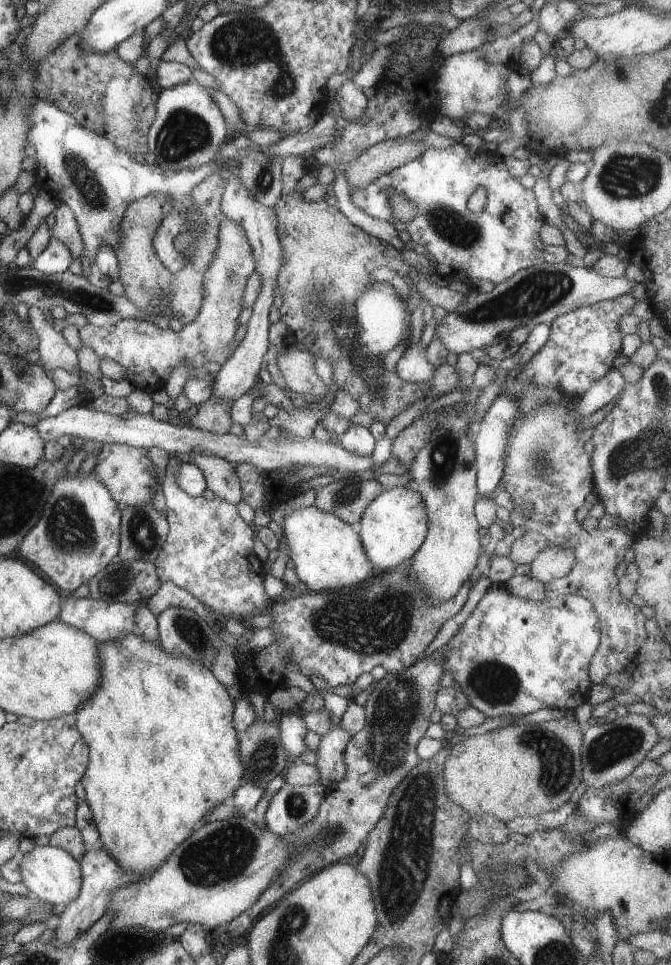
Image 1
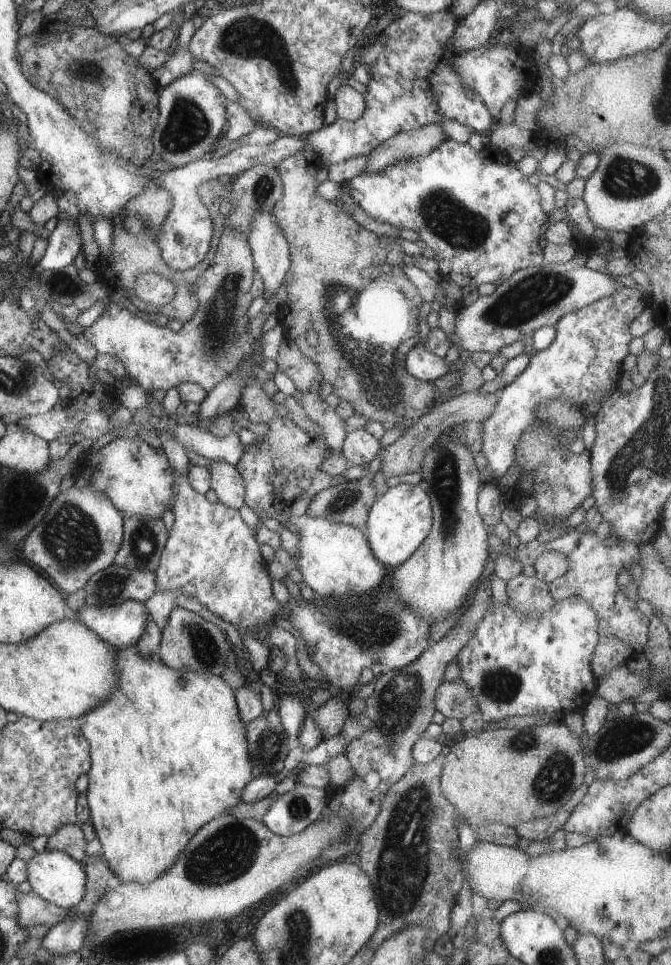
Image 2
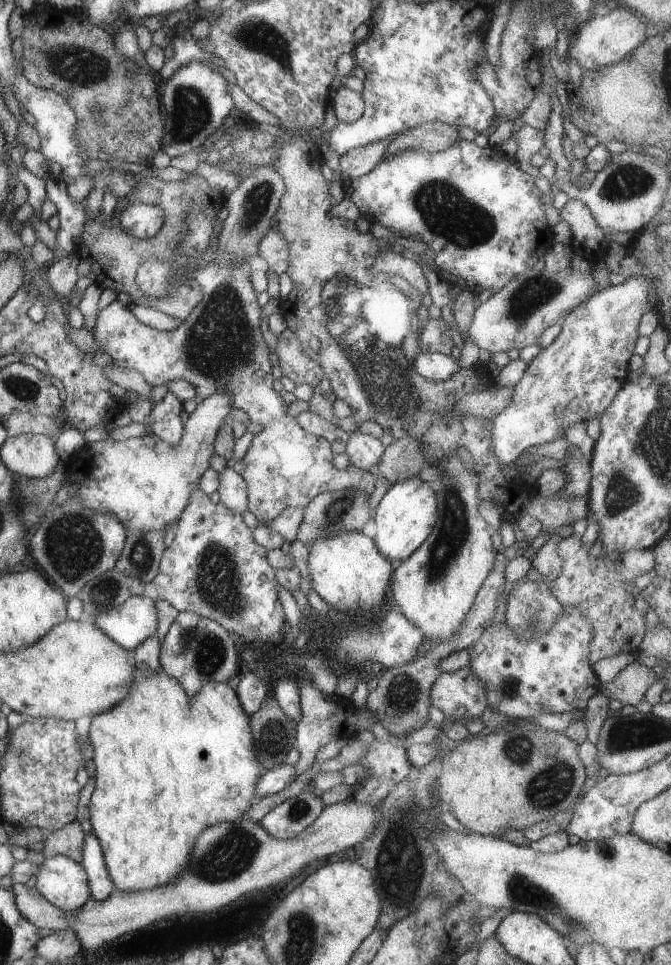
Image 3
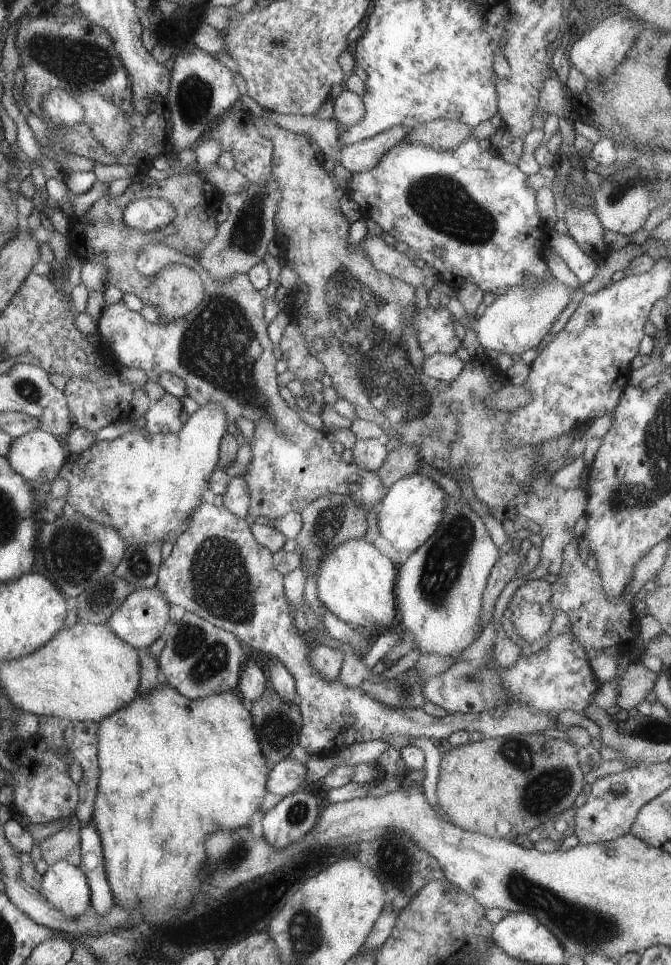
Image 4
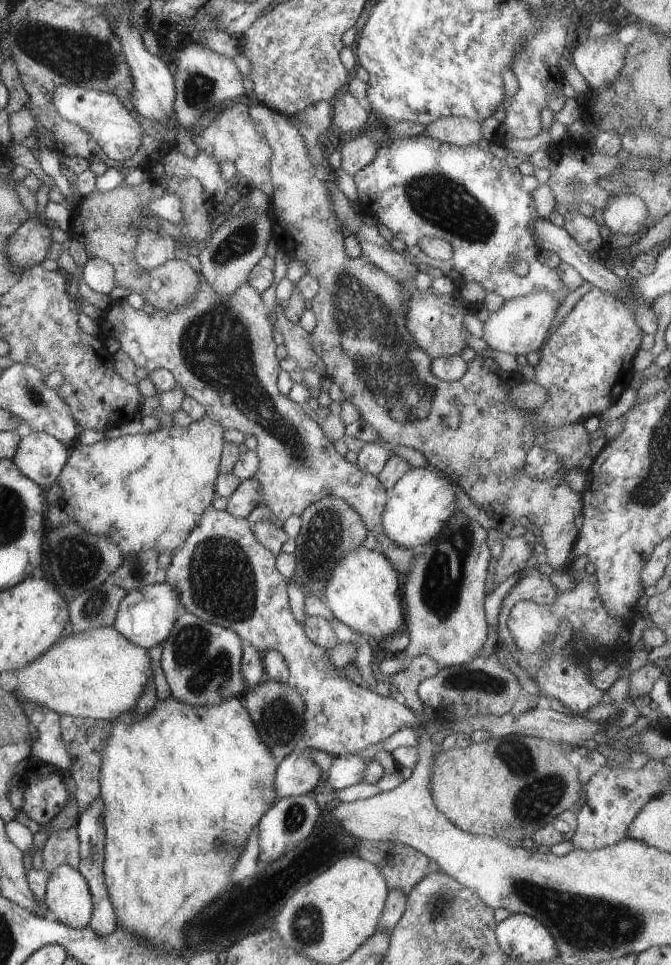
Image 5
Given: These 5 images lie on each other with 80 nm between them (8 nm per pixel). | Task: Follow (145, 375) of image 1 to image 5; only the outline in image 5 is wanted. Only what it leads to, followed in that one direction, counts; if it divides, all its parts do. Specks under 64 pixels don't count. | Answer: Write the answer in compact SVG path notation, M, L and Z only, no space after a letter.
M202 281L199 284L199 289L196 291L194 298L190 304L183 306L181 309L176 309L175 312L167 313L162 309L154 309L152 314L147 314L142 309L134 309L127 301L127 299L113 300L108 308L102 311L99 318L99 325L101 328L101 336L104 339L116 339L119 342L120 348L128 354L128 356L134 361L137 368L145 368L149 373L159 368L165 368L169 370L177 382L182 385L187 396L191 396L194 400L197 400L205 408L206 414L217 423L220 423L224 430L226 429L237 429L243 432L245 436L252 435L257 440L257 447L255 448L257 455L259 456L259 468L254 476L258 480L259 485L262 485L262 494L259 498L259 504L265 504L270 508L272 514L284 522L291 516L300 517L305 508L308 508L311 504L318 502L324 497L335 497L345 500L360 516L365 527L374 534L377 538L378 550L381 545L381 553L391 562L391 565L399 572L400 575L407 575L411 567L411 562L414 560L417 550L407 549L397 545L394 541L390 540L383 529L382 515L385 509L386 501L388 500L388 491L382 486L382 483L378 480L378 477L371 475L370 473L364 473L363 470L357 467L354 462L350 462L343 457L334 446L332 442L321 429L314 419L306 415L304 408L301 404L290 400L285 397L280 390L278 390L277 376L280 374L281 368L278 358L276 357L276 342L274 341L274 327L269 321L269 309L264 305L261 294L258 291L246 284L241 286L234 294L230 296L219 297L211 288Z

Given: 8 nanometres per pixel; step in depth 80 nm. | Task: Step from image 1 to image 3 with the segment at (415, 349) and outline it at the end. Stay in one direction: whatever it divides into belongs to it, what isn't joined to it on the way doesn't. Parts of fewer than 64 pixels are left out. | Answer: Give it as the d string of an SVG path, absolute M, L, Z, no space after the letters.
M422 350L416 354L413 365L420 376L432 382L445 381L461 369L459 360L452 355Z

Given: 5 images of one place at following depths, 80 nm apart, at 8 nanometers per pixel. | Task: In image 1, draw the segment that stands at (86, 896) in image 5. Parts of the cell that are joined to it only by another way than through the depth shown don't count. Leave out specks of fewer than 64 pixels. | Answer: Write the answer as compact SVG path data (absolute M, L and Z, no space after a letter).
M52 845L35 846L26 854L20 854L19 867L23 876L21 880L30 895L42 902L54 905L56 912L62 912L63 908L75 898L78 898L82 882L80 863L62 847Z

